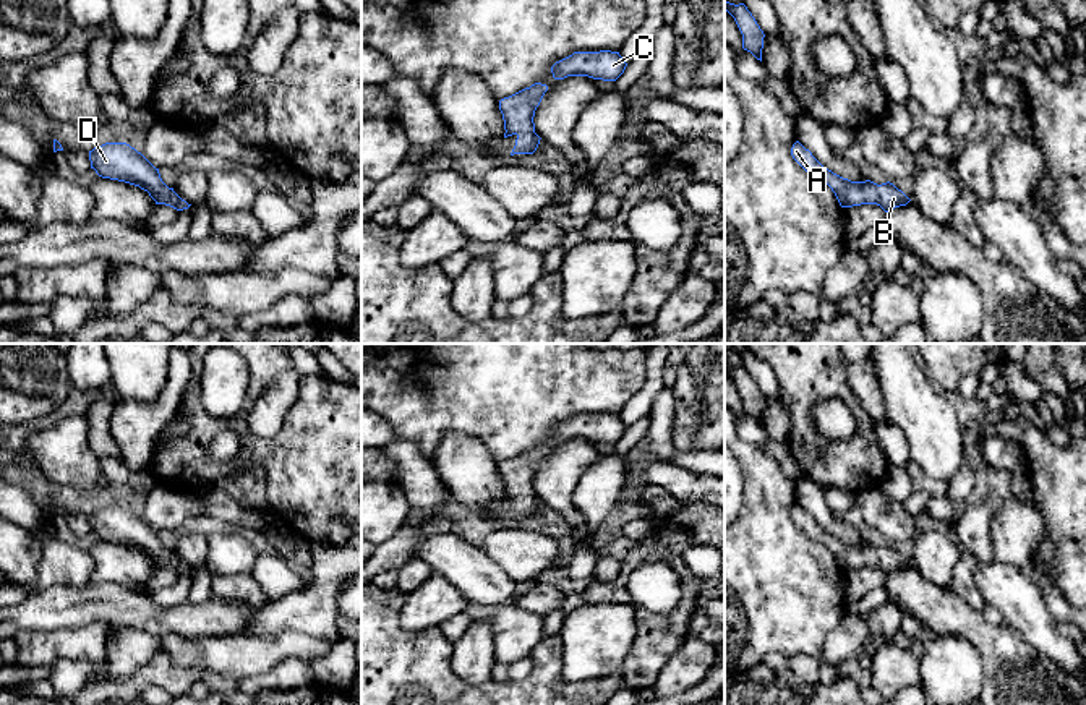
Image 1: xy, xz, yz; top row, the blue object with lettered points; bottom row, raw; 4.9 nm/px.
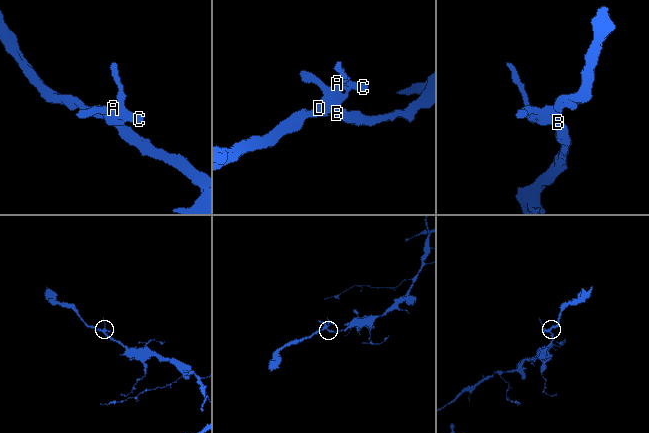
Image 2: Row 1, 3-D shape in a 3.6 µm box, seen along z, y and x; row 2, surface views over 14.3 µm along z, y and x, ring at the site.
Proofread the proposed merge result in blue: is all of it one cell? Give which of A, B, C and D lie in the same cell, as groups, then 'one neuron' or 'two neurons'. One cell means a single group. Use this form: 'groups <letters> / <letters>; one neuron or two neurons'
groups A B C D; one neuron

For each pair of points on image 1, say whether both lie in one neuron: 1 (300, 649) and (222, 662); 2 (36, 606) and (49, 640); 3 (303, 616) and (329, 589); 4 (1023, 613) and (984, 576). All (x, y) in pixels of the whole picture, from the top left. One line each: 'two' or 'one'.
1: one
2: two
3: one
4: one

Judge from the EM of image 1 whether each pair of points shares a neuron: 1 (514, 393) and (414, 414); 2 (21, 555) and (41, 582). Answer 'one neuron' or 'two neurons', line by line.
1: one neuron
2: two neurons

